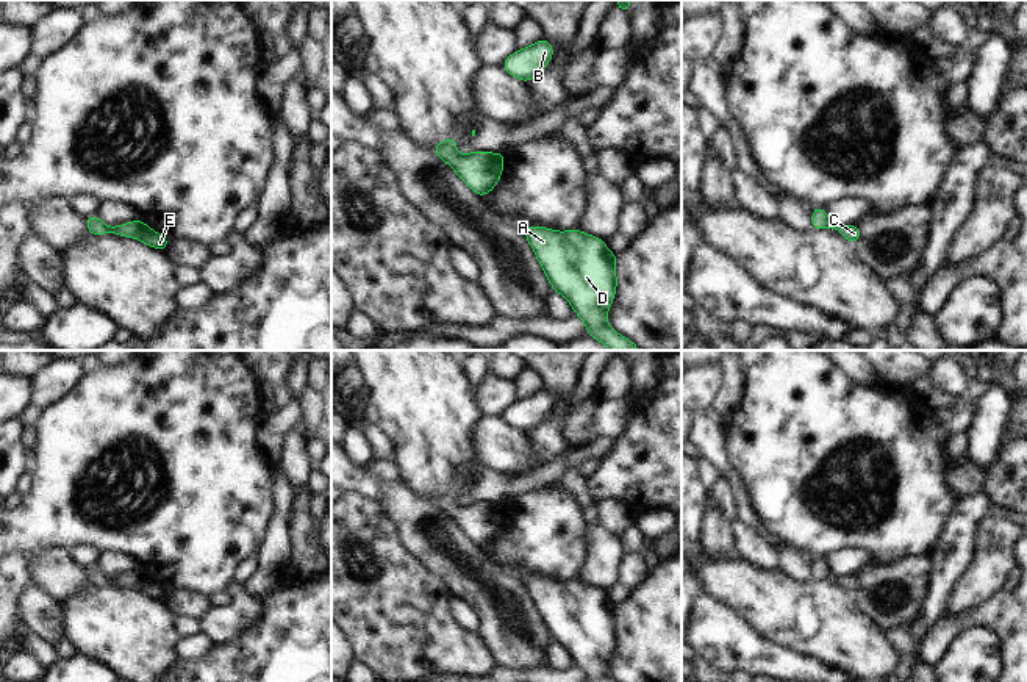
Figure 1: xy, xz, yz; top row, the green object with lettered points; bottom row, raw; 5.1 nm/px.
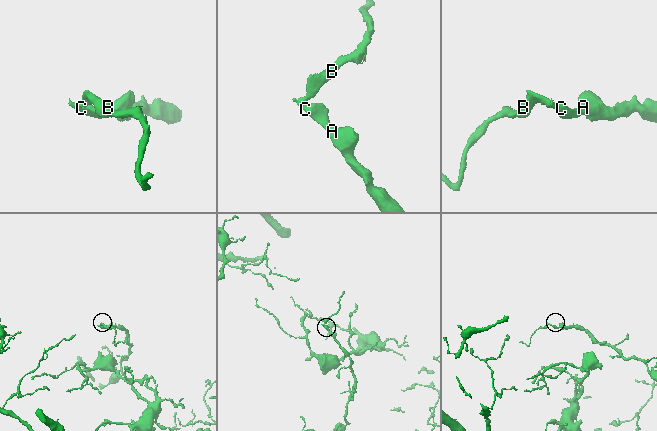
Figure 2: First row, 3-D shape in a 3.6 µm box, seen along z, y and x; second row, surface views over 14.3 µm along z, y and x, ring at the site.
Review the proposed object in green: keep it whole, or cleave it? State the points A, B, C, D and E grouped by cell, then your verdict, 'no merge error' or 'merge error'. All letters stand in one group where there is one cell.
A B C D E; no merge error

